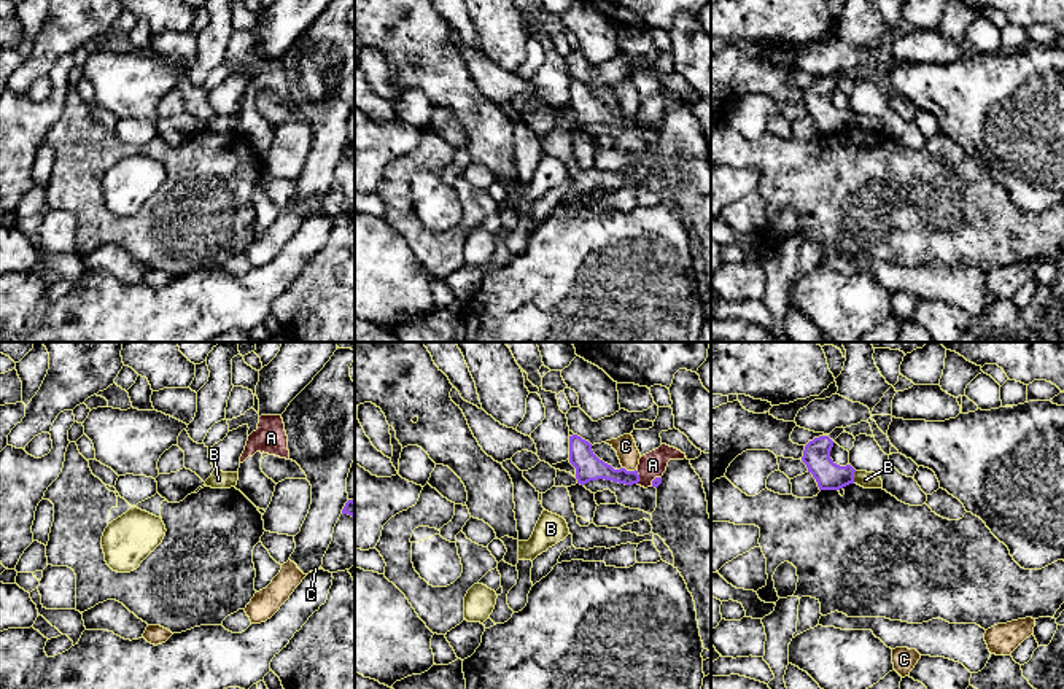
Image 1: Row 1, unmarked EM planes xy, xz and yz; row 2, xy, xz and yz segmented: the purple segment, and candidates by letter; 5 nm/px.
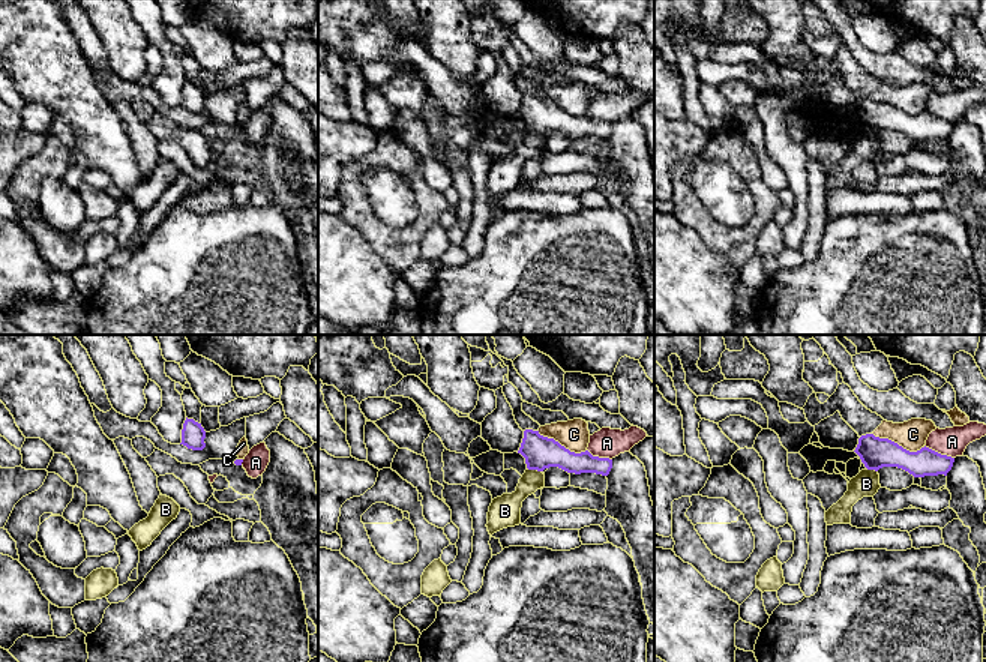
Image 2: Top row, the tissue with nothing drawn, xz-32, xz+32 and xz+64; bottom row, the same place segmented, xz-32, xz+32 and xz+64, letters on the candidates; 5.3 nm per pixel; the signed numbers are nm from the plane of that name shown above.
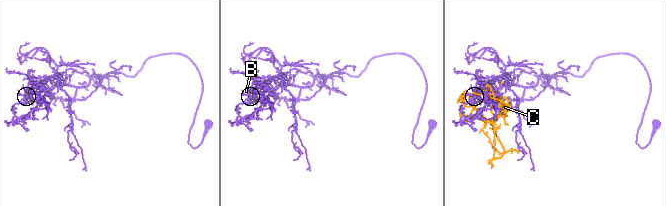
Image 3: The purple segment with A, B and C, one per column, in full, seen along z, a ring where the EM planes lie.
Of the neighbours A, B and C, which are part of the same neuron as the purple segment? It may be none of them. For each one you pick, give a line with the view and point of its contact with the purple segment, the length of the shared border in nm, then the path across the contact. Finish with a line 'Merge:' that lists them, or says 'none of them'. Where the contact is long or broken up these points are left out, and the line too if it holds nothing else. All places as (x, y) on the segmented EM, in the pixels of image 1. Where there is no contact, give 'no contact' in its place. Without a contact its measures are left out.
Merge: none of them

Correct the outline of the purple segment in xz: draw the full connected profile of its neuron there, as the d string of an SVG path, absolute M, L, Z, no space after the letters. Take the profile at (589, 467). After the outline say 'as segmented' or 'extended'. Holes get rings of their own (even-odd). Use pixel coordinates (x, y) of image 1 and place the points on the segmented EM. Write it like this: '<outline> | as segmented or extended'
M577 434L569 436L569 463L576 468L576 479L581 485L598 479L625 485L639 482L639 474L636 469L614 469L611 465L604 463L593 453L592 444L588 441Z | as segmented

